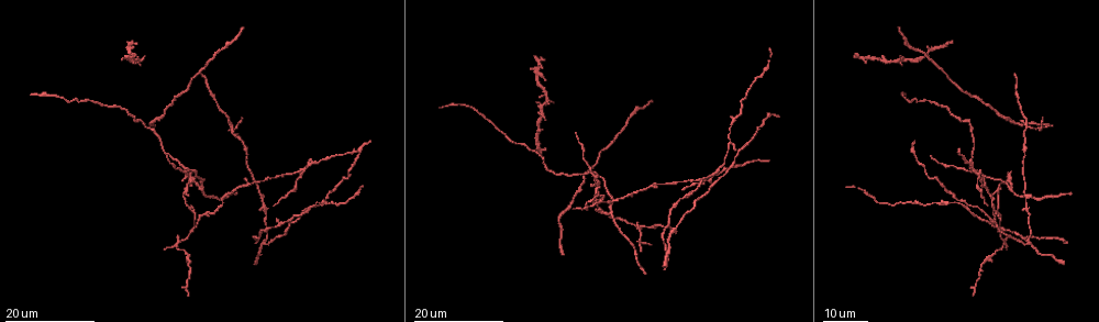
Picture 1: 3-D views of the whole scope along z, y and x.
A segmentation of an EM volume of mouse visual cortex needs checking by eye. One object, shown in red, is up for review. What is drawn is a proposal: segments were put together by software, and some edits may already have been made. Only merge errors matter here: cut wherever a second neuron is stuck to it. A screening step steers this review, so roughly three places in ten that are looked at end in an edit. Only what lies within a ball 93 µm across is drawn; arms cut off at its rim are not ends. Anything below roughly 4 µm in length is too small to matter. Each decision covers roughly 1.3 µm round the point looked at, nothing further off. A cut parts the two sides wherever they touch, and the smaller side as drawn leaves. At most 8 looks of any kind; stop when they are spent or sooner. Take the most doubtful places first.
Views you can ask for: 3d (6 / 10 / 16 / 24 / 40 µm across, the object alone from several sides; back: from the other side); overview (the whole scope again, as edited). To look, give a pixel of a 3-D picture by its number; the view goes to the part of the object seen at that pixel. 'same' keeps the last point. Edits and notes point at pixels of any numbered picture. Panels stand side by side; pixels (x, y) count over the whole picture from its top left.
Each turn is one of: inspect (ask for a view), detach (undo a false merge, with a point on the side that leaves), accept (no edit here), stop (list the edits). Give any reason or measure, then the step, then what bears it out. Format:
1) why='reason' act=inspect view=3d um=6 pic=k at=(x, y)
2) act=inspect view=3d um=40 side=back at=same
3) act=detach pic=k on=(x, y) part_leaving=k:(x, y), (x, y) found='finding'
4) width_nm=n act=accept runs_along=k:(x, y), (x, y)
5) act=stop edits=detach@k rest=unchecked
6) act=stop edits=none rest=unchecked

why='arms run side by side' act=inspect view=3d um=24 pic=1 at=(1028, 126)

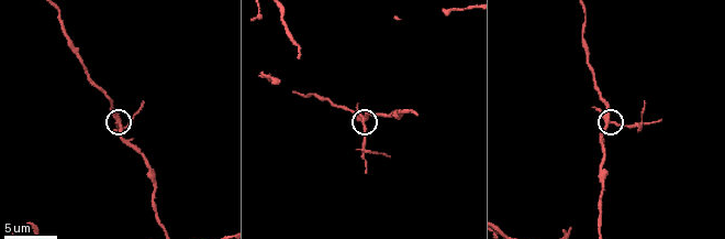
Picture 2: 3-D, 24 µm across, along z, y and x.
why='closer look' act=inspect view=3d um=10 pic=2 at=(117, 123)

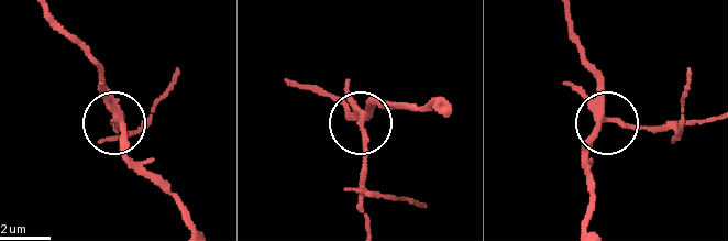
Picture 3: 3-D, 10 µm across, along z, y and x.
side_arm_um=7 act=detach pic=3 on=(365, 148) part_leaving=3:(597, 116), (646, 129), (677, 129), (690, 67) found='a second neuron is stuck on'

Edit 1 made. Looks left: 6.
why='arms run side by side' act=inspect view=3d um=16 pic=1 at=(187, 171)

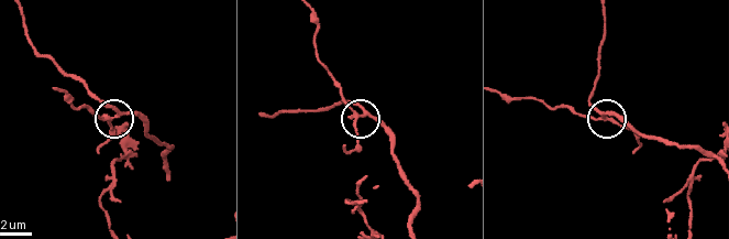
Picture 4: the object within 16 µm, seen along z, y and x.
why='closer look' act=inspect view=3d um=10 pic=4 at=(115, 110)

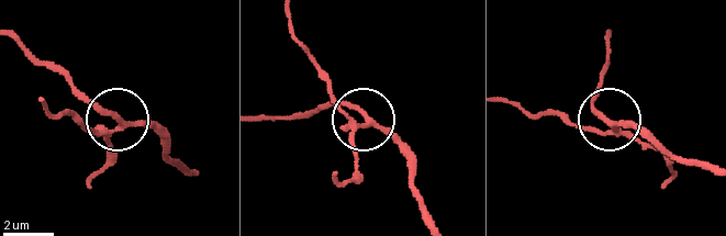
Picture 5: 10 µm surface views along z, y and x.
arms=5 act=detach pic=5 on=(110, 146) found='a second neuron is stuck on'

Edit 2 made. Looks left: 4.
why='redraw' act=inspect view=overview

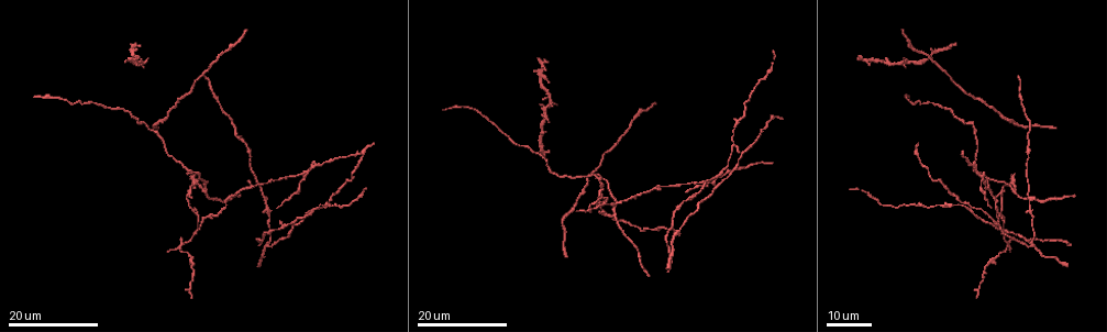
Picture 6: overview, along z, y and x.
why='arms part here' act=inspect view=3d um=16 pic=6 at=(1013, 192)

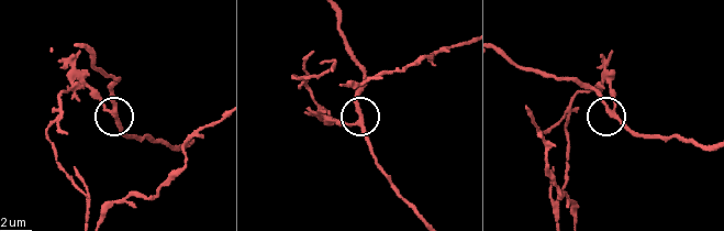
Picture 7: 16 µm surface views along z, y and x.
why='zoom in' act=inspect view=3d um=6 pic=7 at=(116, 114)

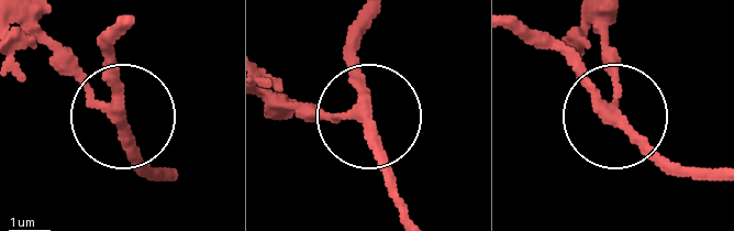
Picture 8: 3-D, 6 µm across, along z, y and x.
side_arm_um=18 act=detach pic=8 on=(55, 43) part_leaving=8:(90, 95), (52, 56), (21, 45) found='a second neuron is stuck on'

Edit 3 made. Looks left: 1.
act=stop edits=detach@3,detach@5,detach@8 rest=unchecked

